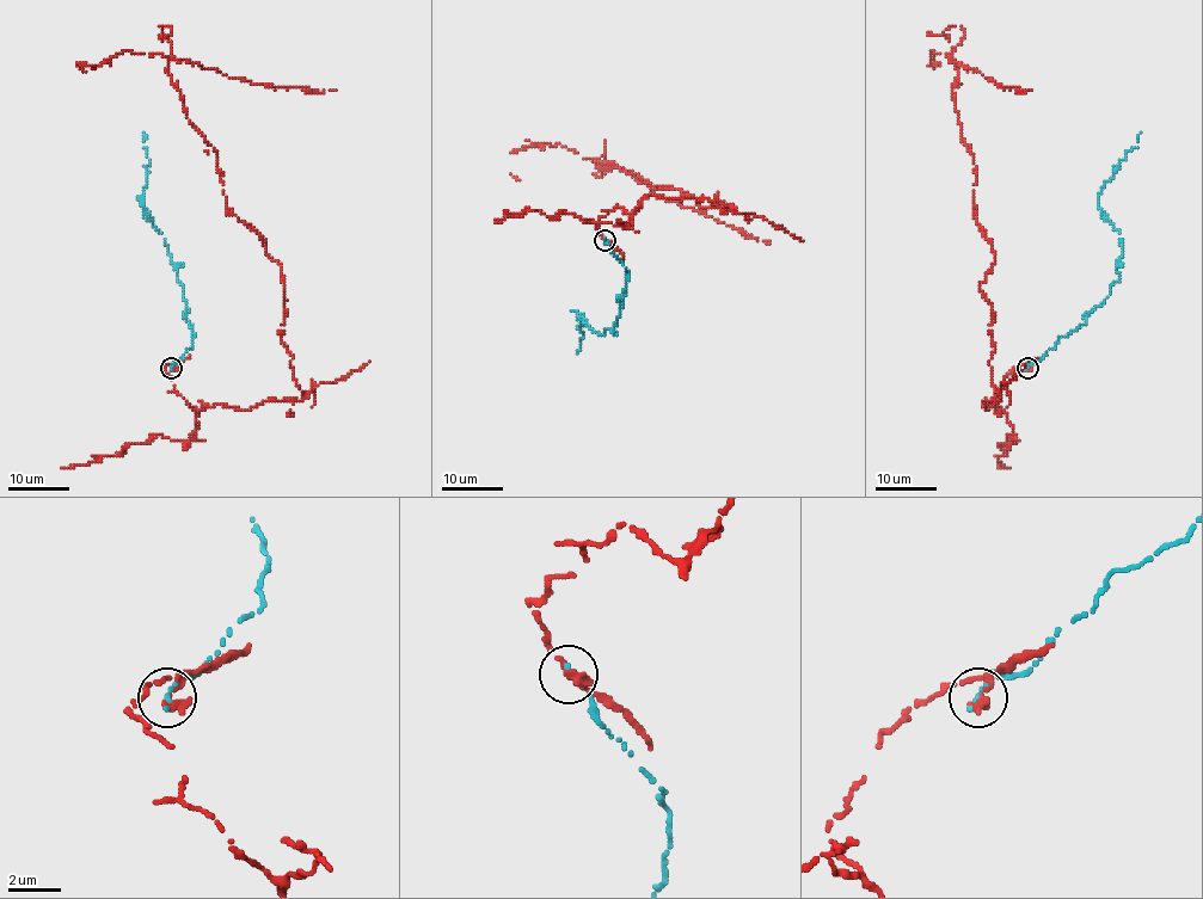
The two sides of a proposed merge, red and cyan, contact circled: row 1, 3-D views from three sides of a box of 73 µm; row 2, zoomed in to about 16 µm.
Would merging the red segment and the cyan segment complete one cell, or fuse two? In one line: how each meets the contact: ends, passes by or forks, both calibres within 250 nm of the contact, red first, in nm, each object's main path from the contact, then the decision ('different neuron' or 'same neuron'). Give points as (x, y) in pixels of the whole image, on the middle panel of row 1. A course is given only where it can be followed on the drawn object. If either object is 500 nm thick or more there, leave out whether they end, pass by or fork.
red ends; cyan ends; calibres 440 and 200 nm; course red (603, 240), (600, 219), (650, 196), (738, 213), (717, 192), (701, 207), (601, 171), (612, 164), (769, 242); course cyan (603, 240), (626, 268), (623, 307), (618, 324), (602, 336), (575, 309), (582, 331), (576, 352); different neuron

